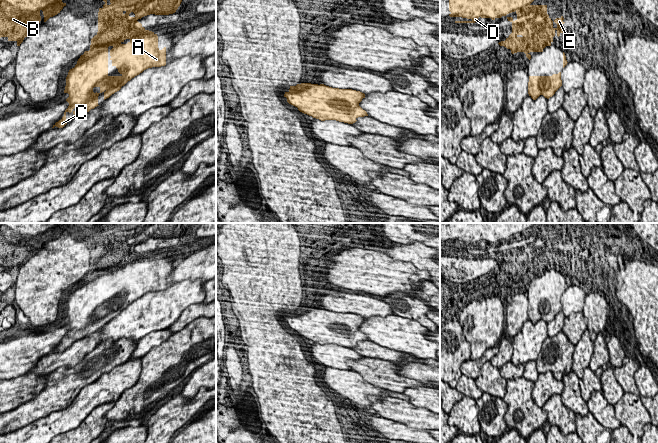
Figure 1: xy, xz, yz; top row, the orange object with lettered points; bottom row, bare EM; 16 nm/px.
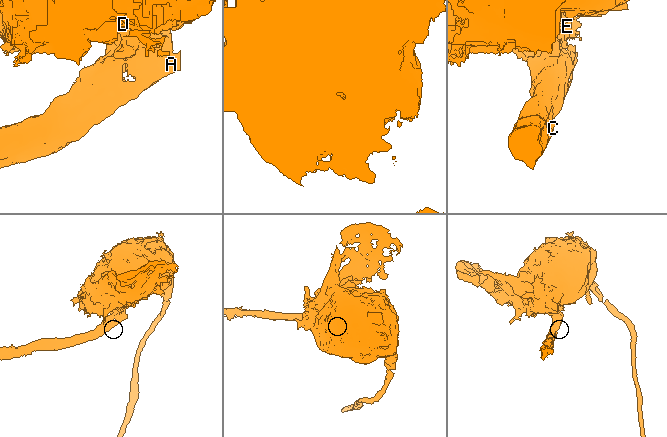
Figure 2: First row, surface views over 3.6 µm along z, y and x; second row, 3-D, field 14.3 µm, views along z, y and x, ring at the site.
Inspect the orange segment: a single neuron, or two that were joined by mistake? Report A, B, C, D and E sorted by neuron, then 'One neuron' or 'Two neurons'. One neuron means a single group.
Groups: A C E / B D. Two neurons

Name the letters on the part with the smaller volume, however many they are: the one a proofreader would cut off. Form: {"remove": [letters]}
{"remove": ["A", "C", "E"]}

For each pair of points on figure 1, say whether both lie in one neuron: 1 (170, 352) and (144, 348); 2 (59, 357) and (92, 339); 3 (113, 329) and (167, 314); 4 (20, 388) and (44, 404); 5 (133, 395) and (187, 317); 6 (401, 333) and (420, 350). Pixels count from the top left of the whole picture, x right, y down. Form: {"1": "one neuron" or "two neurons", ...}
{"1": "two neurons", "2": "one neuron", "3": "one neuron", "4": "two neurons", "5": "two neurons", "6": "one neuron"}

